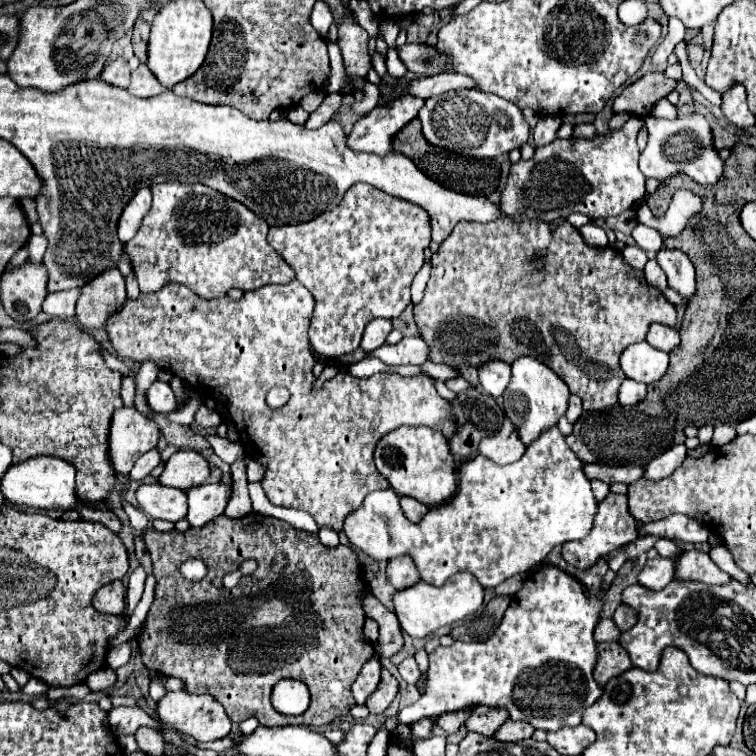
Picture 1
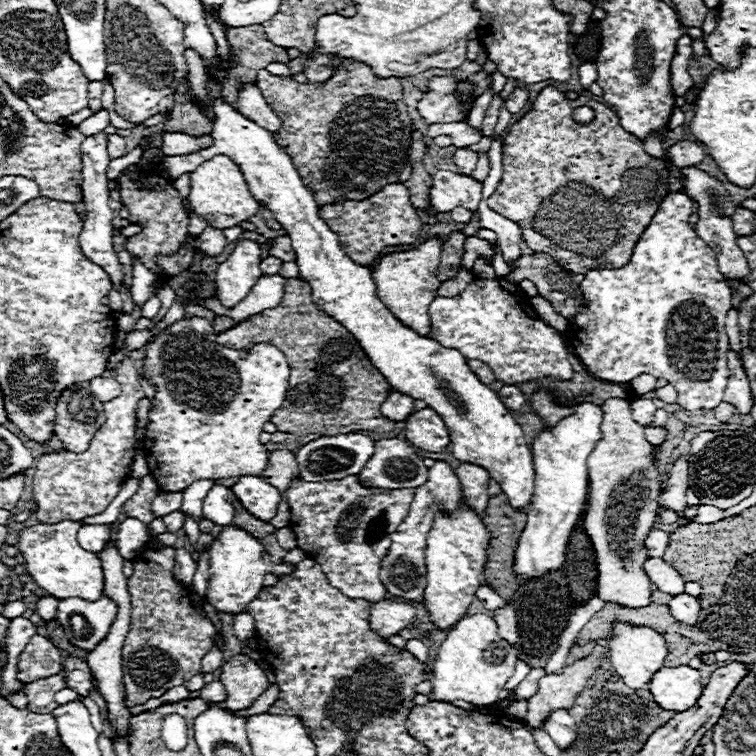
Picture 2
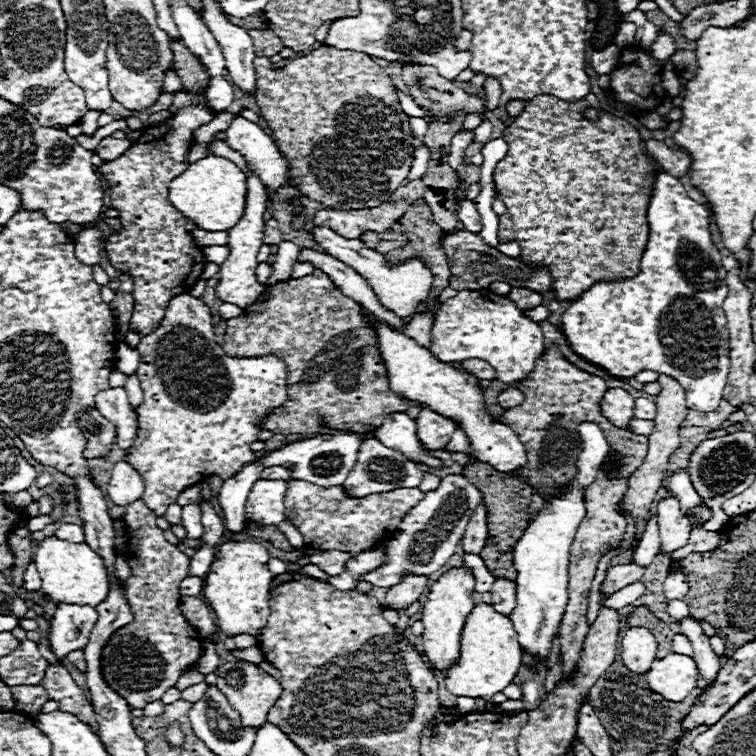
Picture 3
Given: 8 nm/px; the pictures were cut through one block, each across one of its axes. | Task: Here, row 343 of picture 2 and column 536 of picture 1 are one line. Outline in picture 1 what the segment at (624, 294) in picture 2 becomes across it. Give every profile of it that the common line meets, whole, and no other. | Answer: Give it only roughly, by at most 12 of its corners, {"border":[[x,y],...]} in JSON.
{"border":[[538,566],[486,642],[430,654],[400,724],[474,706],[556,732],[602,688],[604,602]]}

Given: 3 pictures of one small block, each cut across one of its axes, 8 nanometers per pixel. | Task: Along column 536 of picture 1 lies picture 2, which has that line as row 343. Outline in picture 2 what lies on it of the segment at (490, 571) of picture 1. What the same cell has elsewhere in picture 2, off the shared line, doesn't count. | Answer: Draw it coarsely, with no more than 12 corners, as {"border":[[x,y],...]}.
{"border":[[520,286],[436,296],[428,338],[496,380],[572,378],[562,334]]}

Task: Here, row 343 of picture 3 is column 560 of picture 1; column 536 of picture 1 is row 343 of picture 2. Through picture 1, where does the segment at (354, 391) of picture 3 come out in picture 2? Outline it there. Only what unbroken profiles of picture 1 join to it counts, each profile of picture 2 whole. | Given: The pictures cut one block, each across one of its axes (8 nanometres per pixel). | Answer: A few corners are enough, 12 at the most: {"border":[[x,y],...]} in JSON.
{"border":[[306,280],[216,340],[286,354],[278,432],[394,430],[390,384]]}

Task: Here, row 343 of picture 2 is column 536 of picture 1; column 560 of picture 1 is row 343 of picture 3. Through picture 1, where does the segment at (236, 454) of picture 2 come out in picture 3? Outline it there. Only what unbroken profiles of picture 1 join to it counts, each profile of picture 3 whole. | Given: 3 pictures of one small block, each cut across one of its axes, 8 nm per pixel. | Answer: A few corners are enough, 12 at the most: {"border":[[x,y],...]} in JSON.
{"border":[[212,310],[144,336],[126,450],[156,516],[256,462],[286,400],[276,356],[226,356]]}

